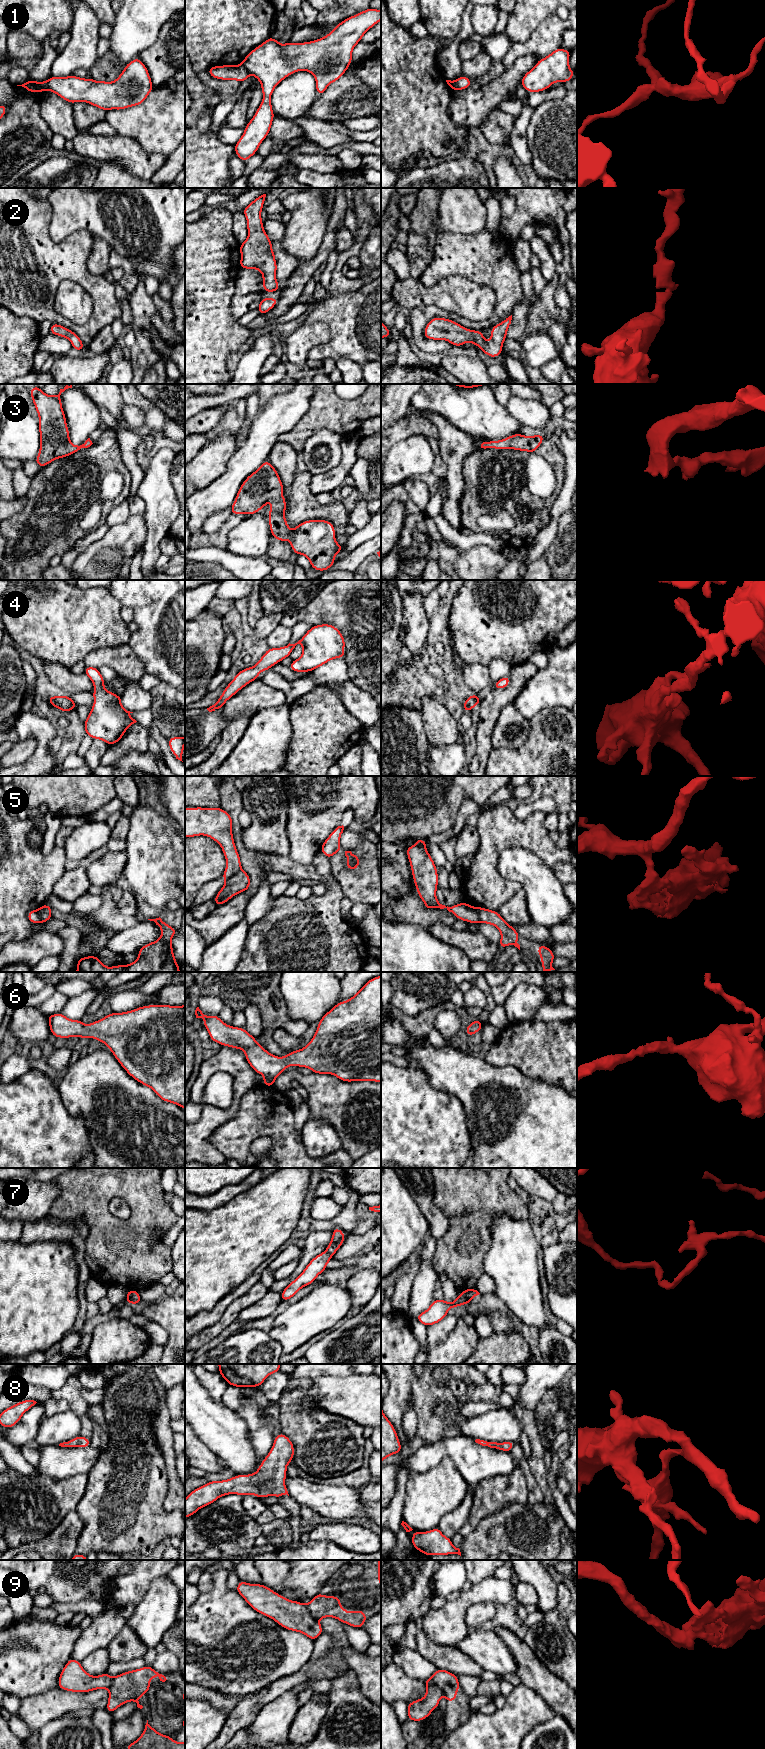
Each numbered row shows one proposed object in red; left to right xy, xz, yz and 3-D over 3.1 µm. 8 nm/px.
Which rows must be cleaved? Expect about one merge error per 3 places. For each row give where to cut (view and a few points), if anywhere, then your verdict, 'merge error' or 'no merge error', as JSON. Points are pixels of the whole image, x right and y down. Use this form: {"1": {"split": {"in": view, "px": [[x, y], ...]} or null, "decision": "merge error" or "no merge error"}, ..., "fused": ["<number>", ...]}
{"1": {"split": {"in": "xz", "px": [[241, 64], [249, 74]]}, "decision": "merge error"}, "2": {"split": null, "decision": "no merge error"}, "3": {"split": null, "decision": "no merge error"}, "4": {"split": null, "decision": "no merge error"}, "5": {"split": {"in": "xz", "px": [[241, 869], [226, 881]]}, "decision": "merge error"}, "6": {"split": null, "decision": "no merge error"}, "7": {"split": {"in": "xy", "px": [[133, 1290], [129, 1302]]}, "decision": "merge error"}, "8": {"split": null, "decision": "no merge error"}, "9": {"split": null, "decision": "no merge error"}, "fused": ["1", "5", "7"]}

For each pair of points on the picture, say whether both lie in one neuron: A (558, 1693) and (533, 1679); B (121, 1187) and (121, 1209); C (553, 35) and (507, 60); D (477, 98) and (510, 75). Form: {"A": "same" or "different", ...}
{"A": "same", "B": "different", "C": "same", "D": "same"}

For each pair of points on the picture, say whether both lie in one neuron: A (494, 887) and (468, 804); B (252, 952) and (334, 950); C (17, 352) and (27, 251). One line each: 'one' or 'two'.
A: two
B: one
C: two

